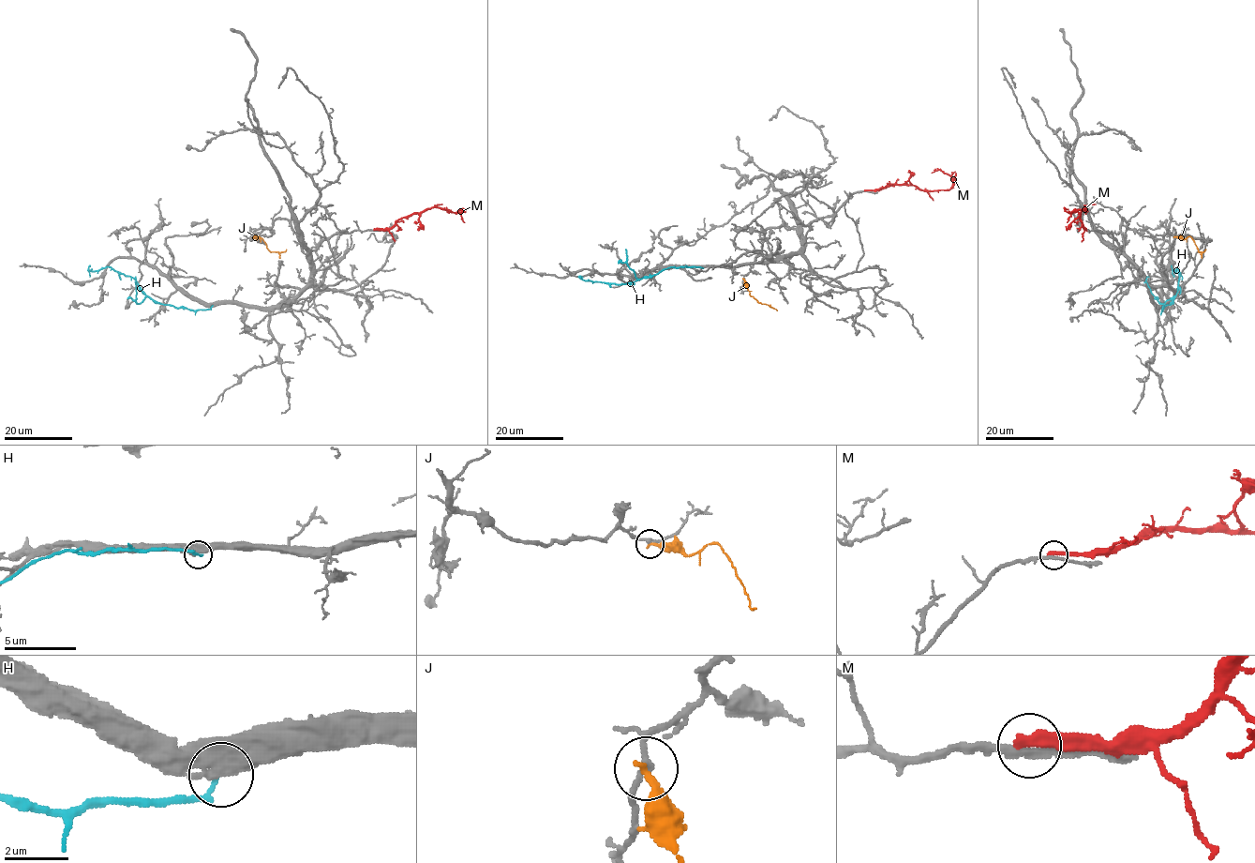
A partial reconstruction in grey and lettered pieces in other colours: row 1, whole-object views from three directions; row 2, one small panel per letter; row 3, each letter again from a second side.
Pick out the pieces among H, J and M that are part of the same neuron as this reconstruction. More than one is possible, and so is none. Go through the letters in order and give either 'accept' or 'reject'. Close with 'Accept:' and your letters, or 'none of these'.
H: reject
J: reject
M: reject
Accept: none of these

